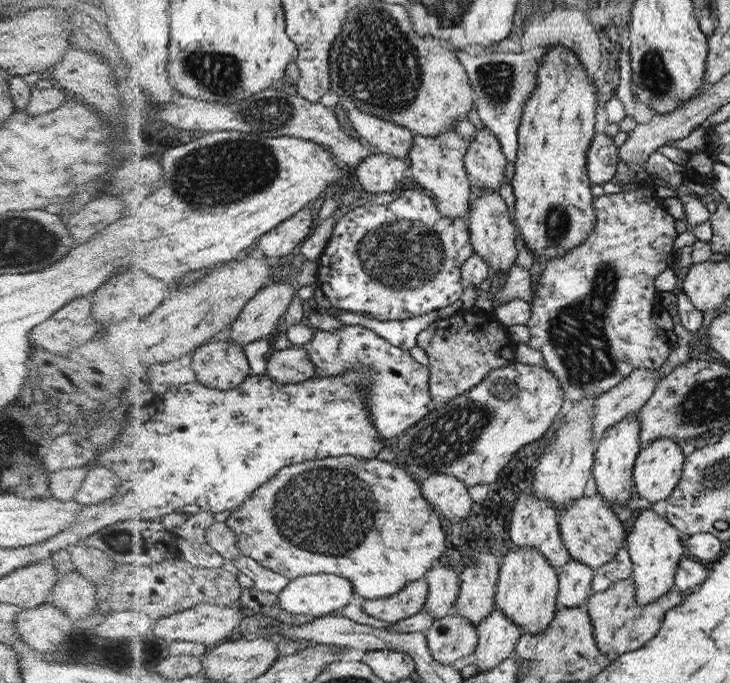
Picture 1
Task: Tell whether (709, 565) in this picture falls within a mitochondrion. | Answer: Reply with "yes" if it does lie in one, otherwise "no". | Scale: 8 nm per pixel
no

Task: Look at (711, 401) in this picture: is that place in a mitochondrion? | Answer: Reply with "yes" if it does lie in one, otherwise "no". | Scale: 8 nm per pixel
yes

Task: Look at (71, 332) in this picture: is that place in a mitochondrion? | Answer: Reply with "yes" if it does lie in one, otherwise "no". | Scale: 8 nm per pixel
no

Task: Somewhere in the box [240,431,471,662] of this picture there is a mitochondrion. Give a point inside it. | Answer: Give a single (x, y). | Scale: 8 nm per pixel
(315, 511)

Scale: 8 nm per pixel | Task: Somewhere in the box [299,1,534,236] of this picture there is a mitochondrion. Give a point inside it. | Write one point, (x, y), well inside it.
(375, 61)

